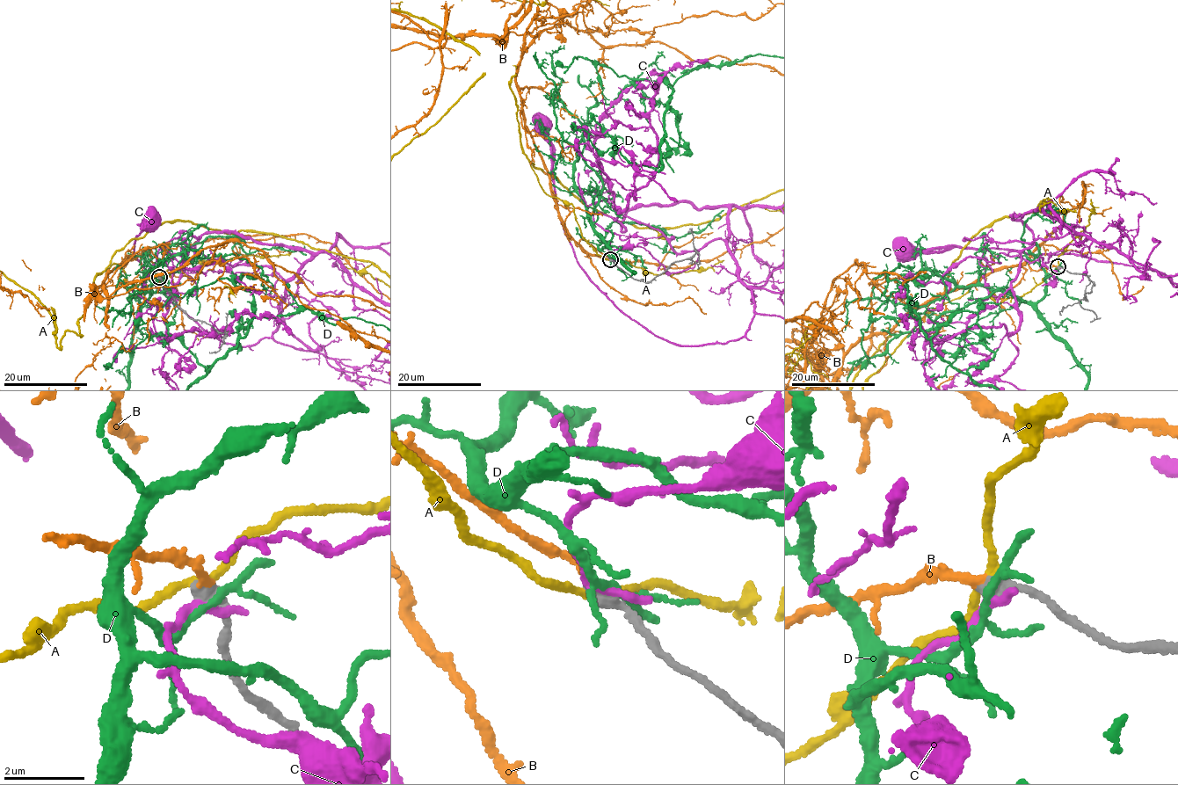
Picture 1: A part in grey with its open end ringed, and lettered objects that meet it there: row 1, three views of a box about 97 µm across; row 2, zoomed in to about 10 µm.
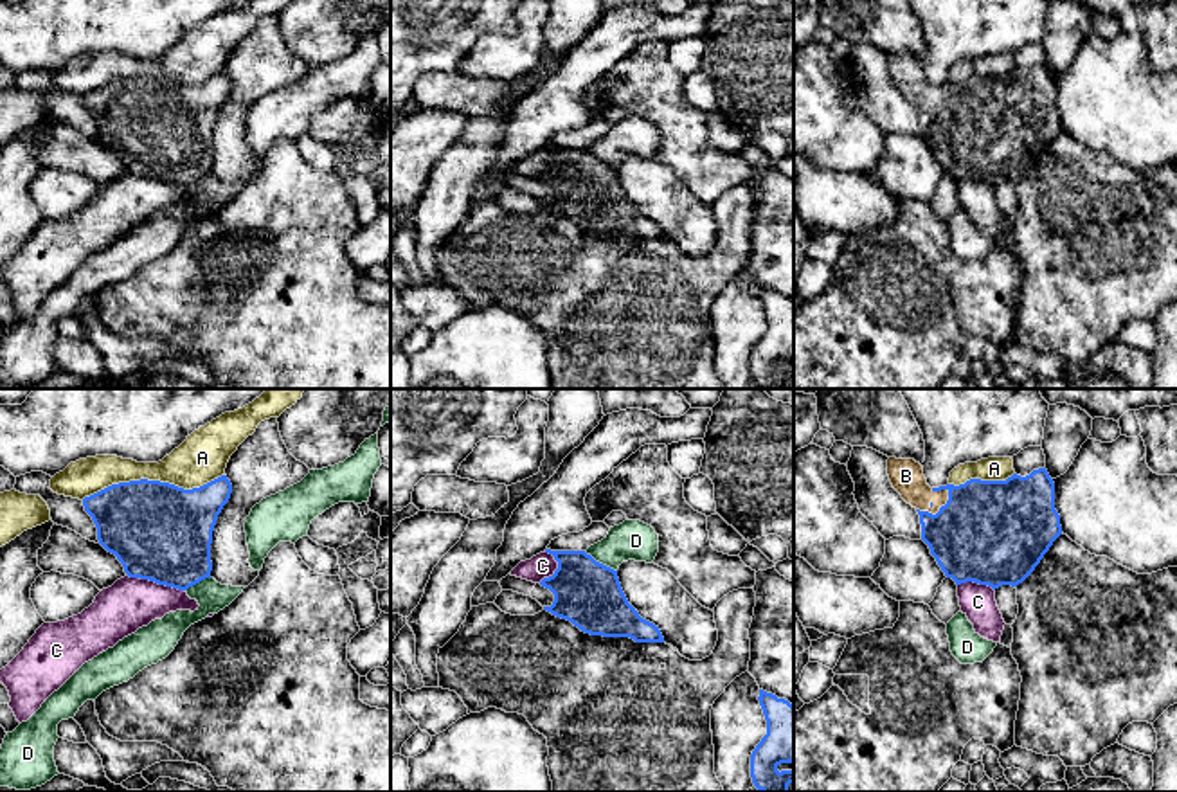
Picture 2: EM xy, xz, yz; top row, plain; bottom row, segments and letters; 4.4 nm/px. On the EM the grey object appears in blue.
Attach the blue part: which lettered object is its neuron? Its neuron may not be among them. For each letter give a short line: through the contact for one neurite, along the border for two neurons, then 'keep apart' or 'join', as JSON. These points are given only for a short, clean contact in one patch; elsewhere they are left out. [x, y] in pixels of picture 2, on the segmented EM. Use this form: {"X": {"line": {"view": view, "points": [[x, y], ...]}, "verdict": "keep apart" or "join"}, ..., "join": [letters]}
{"A": {"verdict": "keep apart"}, "B": {"verdict": "join"}, "C": {"verdict": "keep apart"}, "D": {"line": {"view": "xz", "points": [[584, 551], [616, 571]]}, "verdict": "keep apart"}, "join": ["B"]}

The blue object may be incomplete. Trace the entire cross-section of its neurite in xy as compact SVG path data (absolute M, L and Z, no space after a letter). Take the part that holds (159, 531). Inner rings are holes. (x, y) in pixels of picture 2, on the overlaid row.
M227 475L193 490L140 479L112 484L85 497L83 506L97 527L99 544L117 556L130 578L187 590L211 578L212 531L230 493L232 484Z

